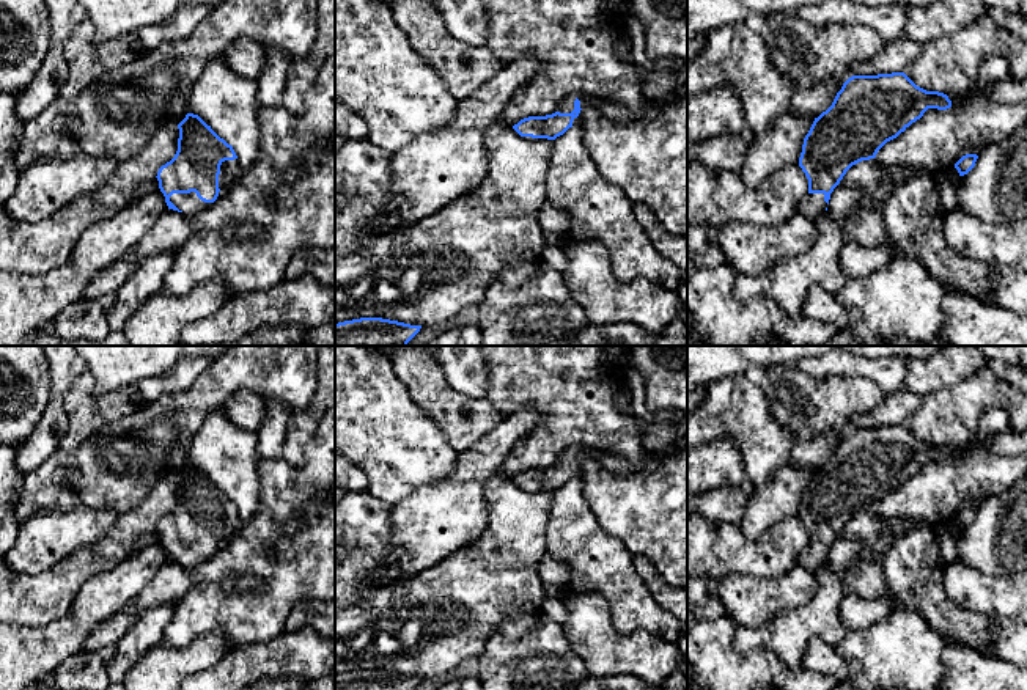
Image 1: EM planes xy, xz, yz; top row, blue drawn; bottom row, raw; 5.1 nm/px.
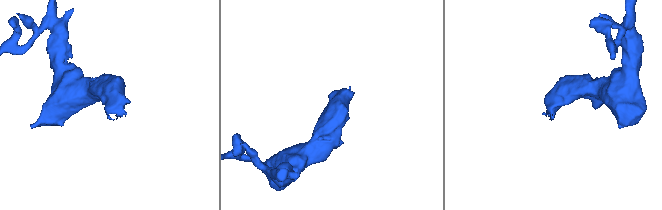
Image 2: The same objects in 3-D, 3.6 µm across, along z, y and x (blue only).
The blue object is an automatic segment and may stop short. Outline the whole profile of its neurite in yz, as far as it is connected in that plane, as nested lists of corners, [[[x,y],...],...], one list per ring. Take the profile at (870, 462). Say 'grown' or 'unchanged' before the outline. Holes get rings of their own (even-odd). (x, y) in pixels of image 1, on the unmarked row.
grown; [[[904,424],[849,429],[832,457],[815,470],[804,490],[799,519],[808,531],[808,547],[799,555],[797,564],[818,571],[826,564],[830,545],[852,517],[874,511],[887,494],[920,472],[928,461],[950,459],[947,446],[917,439]]]

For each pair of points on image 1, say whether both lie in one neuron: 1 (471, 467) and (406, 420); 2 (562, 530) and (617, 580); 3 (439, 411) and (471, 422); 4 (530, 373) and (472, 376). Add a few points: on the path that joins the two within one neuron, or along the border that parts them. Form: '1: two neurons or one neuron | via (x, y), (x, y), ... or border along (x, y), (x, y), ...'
1: two neurons | border along (458, 453), (452, 473), (433, 484)
2: one neuron | via (576, 544), (590, 560), (603, 566)
3: one neuron | via (447, 411), (463, 420)
4: two neurons | border along (486, 362), (488, 390), (483, 396)

